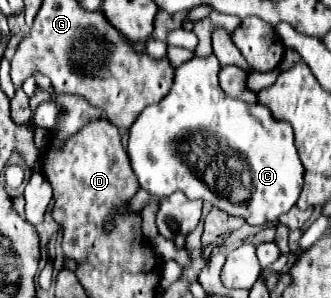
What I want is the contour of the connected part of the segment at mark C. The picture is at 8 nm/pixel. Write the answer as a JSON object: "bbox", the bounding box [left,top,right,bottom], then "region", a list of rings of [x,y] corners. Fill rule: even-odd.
{"bbox":[127,53,303,225],"region":[[[213,53],[209,57],[193,57],[179,67],[169,95],[143,109],[129,127],[127,153],[131,167],[139,185],[151,195],[169,197],[175,191],[183,191],[189,199],[209,201],[231,215],[241,215],[251,225],[273,223],[297,203],[303,187],[303,165],[293,145],[293,129],[289,123],[277,121],[261,103],[251,105],[227,97],[219,87],[219,71],[221,65]],[[233,157],[241,157],[239,165],[231,161]],[[229,175],[233,177],[233,185],[227,185]]]}

